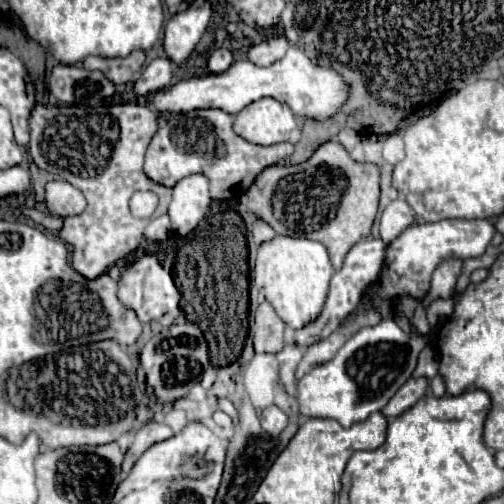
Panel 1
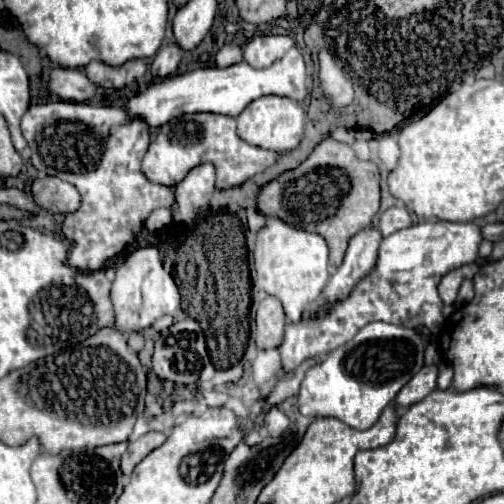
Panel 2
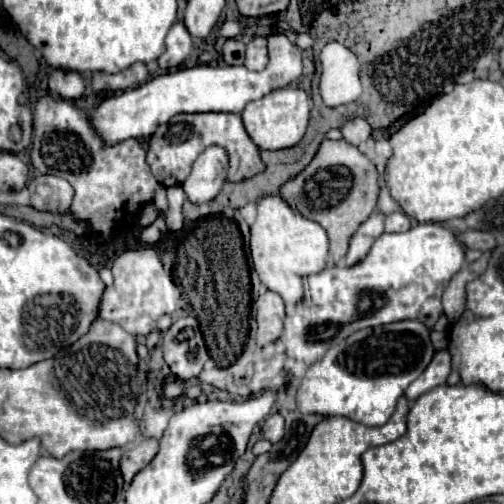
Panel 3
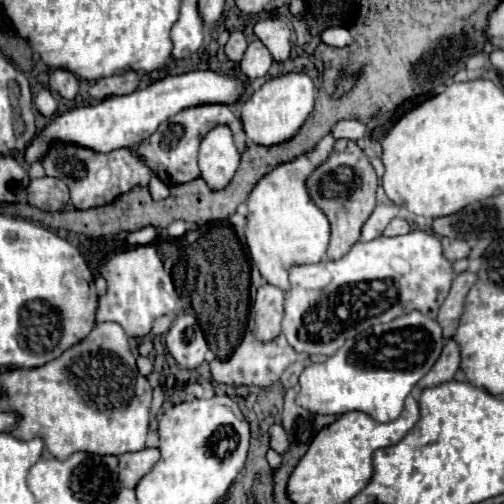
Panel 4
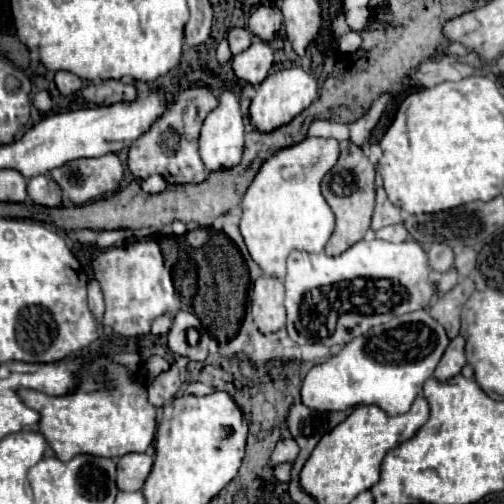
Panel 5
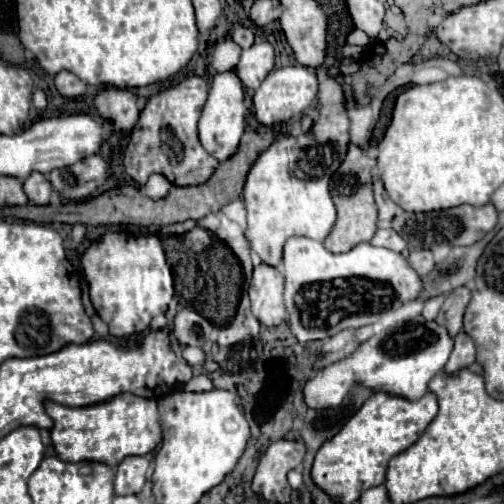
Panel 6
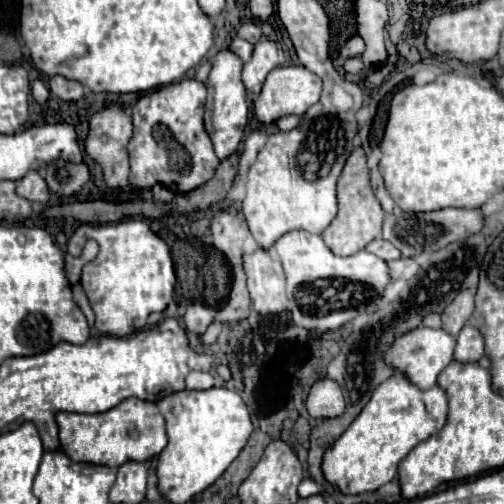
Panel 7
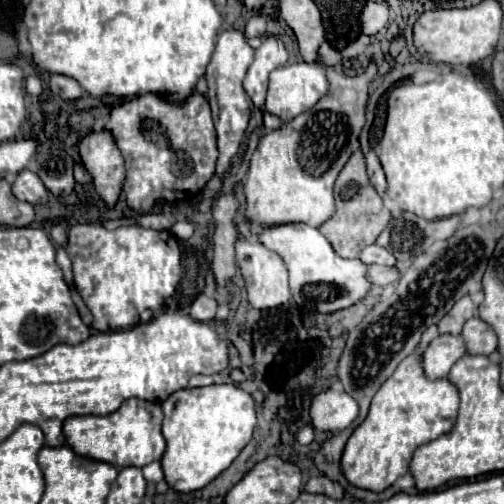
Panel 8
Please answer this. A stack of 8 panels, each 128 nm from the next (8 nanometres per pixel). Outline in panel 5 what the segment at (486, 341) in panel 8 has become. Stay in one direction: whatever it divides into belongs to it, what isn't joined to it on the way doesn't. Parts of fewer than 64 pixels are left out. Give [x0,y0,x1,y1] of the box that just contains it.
[434,336,466,380]

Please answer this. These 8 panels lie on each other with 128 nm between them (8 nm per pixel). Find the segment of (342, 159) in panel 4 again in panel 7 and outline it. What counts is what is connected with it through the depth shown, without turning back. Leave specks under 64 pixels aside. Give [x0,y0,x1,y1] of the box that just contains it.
[322,148,384,256]

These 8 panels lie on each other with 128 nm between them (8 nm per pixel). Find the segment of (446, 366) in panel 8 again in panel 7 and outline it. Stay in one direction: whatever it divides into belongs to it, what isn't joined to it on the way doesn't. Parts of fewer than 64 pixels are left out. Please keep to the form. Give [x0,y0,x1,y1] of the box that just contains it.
[388,328,456,388]

